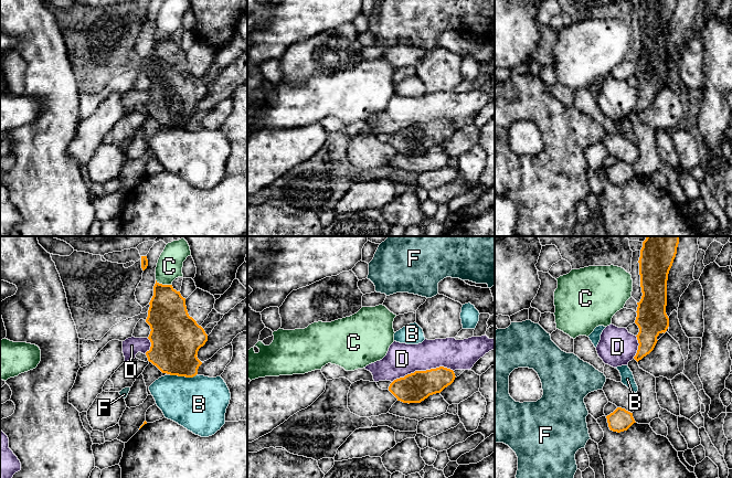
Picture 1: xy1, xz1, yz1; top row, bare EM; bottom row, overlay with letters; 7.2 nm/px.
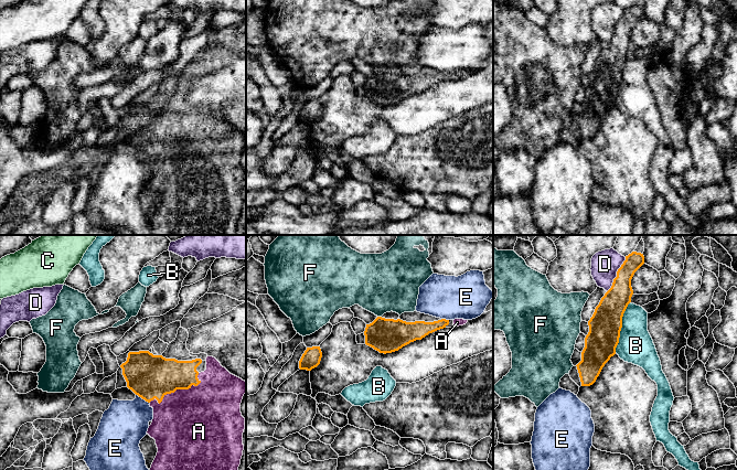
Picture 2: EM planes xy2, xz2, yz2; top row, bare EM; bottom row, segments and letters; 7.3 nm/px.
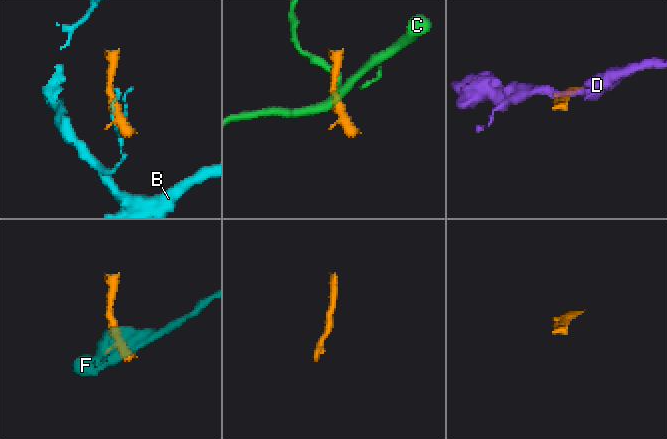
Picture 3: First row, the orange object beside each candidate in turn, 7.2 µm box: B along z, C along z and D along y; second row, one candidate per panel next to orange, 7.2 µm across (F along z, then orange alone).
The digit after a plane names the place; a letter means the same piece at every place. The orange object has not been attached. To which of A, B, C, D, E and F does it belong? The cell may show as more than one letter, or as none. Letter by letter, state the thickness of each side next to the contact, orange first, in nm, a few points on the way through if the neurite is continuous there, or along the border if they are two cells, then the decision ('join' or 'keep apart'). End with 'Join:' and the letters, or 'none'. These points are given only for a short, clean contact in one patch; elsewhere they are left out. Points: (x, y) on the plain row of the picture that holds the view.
A: 320/480 nm | across xy2 (149, 129), (178, 141), (187, 164), (187, 174) | join
B: 240/260 nm | keep apart
C: 300/190 nm | keep apart
D: 220/240 nm | keep apart
E: 320/320 nm | keep apart
F: 260/440 nm | along xz2 (377, 68), (381, 70) | keep apart
Join: A

